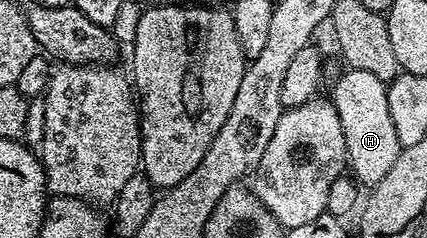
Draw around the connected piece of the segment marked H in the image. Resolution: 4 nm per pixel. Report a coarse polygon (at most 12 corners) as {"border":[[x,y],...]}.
{"border":[[343,72],[332,102],[359,184],[384,181],[403,149],[388,84]]}

